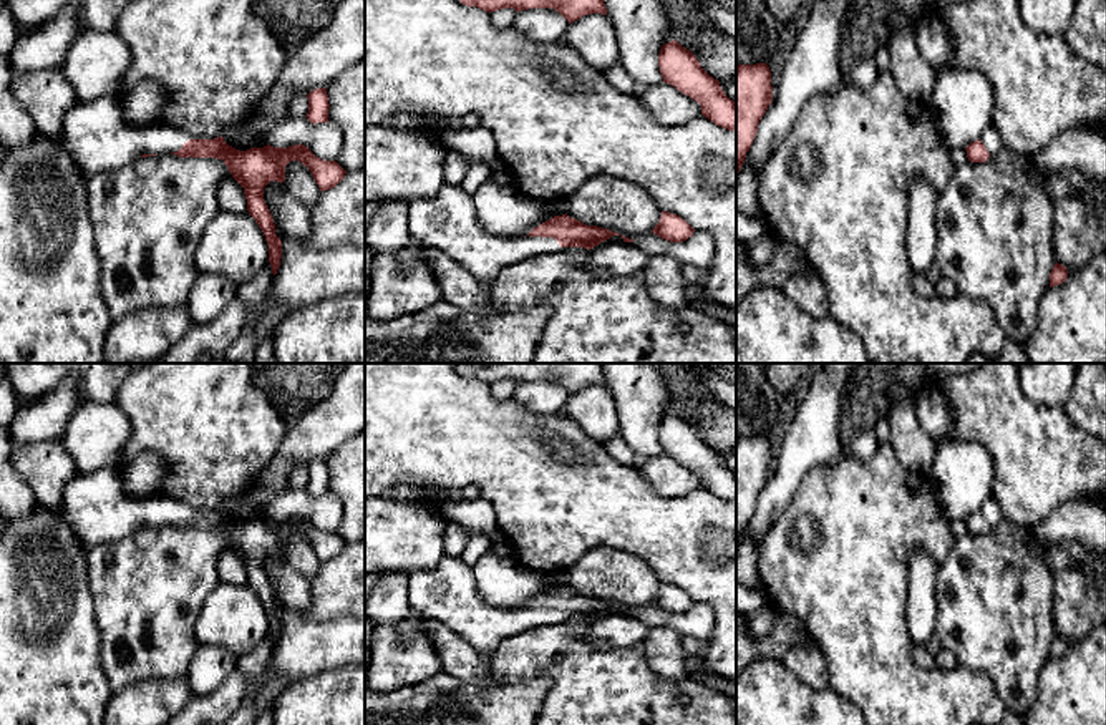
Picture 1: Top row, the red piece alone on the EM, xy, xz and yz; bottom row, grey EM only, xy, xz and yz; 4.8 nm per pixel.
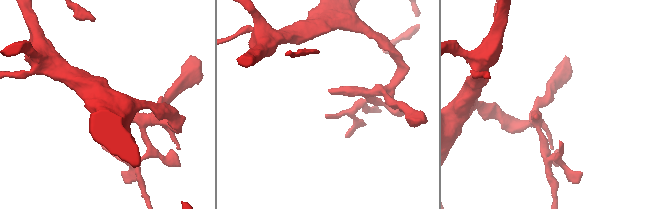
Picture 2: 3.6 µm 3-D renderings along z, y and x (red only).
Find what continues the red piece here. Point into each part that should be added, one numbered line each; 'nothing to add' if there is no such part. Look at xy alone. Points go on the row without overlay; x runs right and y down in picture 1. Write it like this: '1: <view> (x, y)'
1: xy (97, 508)

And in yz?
1: yz (990, 510)

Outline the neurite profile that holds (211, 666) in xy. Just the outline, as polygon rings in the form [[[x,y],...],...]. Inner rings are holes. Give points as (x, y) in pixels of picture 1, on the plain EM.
[[[199,644],[189,669],[187,684],[192,693],[216,690],[235,669],[239,657],[224,647]]]

